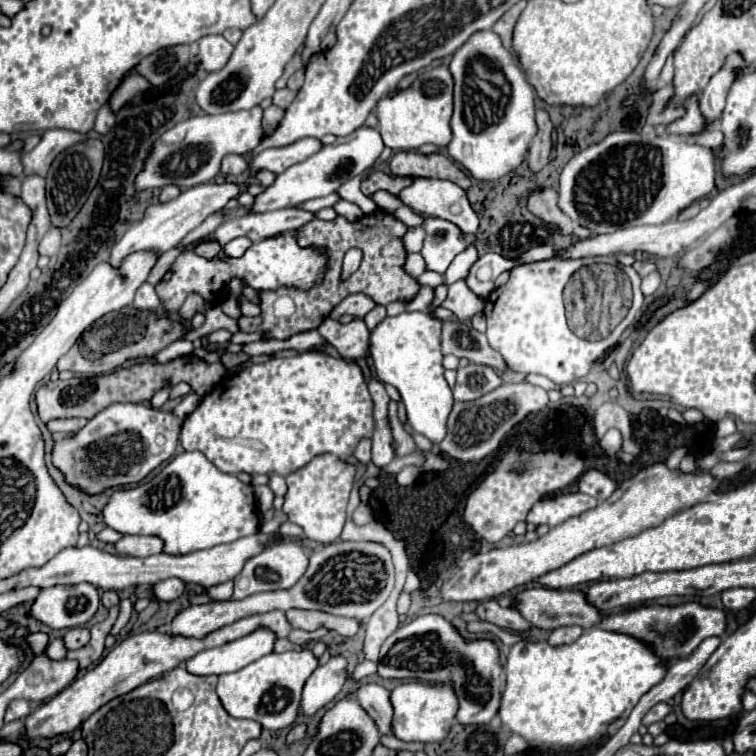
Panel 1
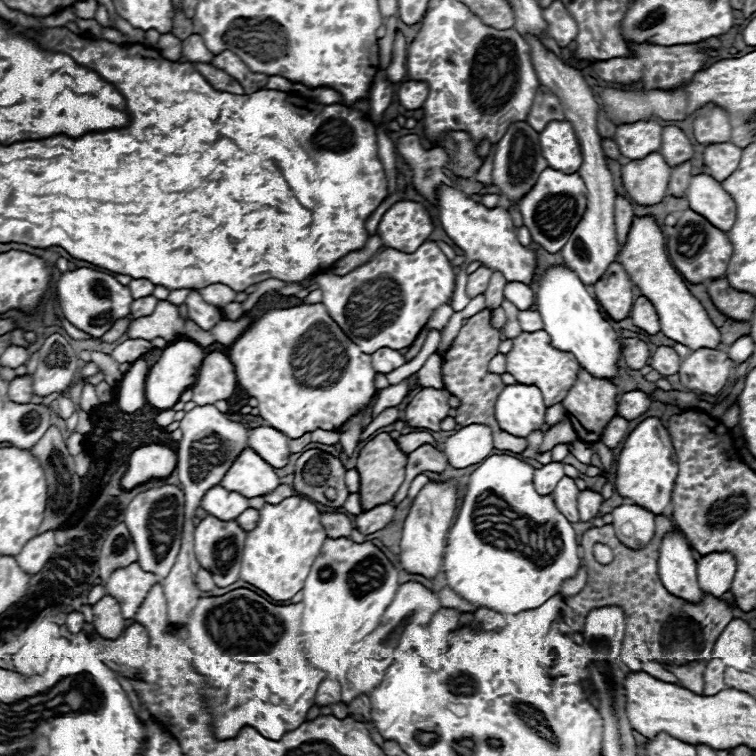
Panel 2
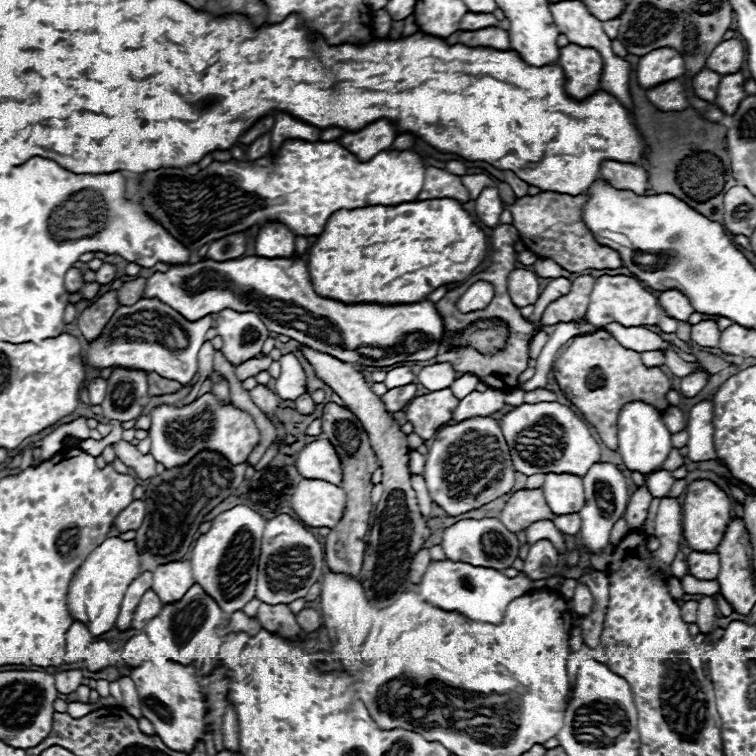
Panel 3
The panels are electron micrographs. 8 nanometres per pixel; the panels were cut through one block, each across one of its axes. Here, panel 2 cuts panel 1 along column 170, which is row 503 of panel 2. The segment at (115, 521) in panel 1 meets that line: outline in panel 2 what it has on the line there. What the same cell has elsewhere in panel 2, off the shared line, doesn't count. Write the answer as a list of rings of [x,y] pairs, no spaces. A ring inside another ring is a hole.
[[[494,454],[494,456],[488,456],[468,478],[468,484],[466,484],[466,494],[462,498],[462,504],[458,508],[458,514],[456,514],[456,520],[454,524],[450,526],[448,530],[448,536],[446,536],[446,550],[444,550],[444,572],[446,572],[446,582],[448,586],[460,596],[464,598],[466,602],[470,602],[472,606],[476,608],[490,608],[506,618],[514,618],[516,614],[520,612],[526,612],[526,610],[534,610],[538,606],[542,606],[548,598],[556,596],[564,584],[564,580],[572,578],[578,570],[578,540],[576,540],[576,532],[572,528],[572,524],[560,514],[560,510],[556,508],[554,500],[550,494],[546,496],[540,496],[536,490],[534,490],[534,484],[532,484],[532,476],[534,476],[534,468],[524,462],[524,460],[518,460],[514,456],[508,456],[508,454]]]

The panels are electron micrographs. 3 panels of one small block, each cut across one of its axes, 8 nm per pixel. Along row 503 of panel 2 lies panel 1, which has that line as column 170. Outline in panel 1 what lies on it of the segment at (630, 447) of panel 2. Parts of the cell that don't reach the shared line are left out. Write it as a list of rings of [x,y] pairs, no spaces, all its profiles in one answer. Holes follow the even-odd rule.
[[[250,616],[250,618],[238,620],[230,626],[224,626],[220,630],[214,630],[212,634],[208,634],[208,638],[200,638],[200,640],[198,638],[172,638],[172,634],[166,634],[160,630],[146,630],[146,632],[128,636],[118,646],[114,646],[98,666],[94,666],[92,670],[86,670],[84,676],[76,678],[68,688],[64,688],[60,694],[56,694],[50,702],[46,702],[38,710],[34,710],[30,716],[26,716],[26,736],[28,738],[36,738],[36,736],[50,738],[56,734],[70,734],[72,730],[82,726],[82,722],[90,714],[94,714],[100,706],[104,706],[112,698],[118,698],[118,696],[146,684],[148,680],[158,678],[160,674],[176,668],[180,662],[186,662],[200,650],[216,648],[216,646],[222,646],[236,638],[242,638],[242,636],[250,634],[252,630],[256,630],[258,626],[260,626],[260,616]]]

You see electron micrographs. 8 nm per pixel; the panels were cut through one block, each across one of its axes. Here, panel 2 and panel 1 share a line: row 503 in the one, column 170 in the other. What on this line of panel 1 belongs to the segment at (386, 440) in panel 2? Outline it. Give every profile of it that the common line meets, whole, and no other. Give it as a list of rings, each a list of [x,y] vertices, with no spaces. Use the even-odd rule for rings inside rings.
[[[190,354],[190,356],[182,356],[182,358],[176,358],[166,364],[158,364],[158,362],[134,364],[130,368],[122,368],[112,374],[96,376],[96,378],[56,380],[56,382],[48,382],[38,388],[38,392],[36,392],[38,416],[42,422],[54,420],[54,418],[72,418],[72,416],[92,418],[96,412],[100,412],[102,408],[106,408],[114,402],[134,402],[134,404],[146,402],[164,386],[176,386],[180,382],[190,384],[198,396],[206,396],[206,376],[208,376],[208,392],[210,392],[218,384],[222,374],[224,374],[224,368],[220,362],[208,364],[206,360]]]

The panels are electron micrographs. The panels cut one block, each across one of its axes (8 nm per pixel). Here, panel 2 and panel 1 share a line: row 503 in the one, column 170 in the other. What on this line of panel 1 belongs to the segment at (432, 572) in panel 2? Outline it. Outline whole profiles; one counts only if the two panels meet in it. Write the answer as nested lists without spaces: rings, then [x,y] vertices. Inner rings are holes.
[[[112,404],[88,420],[74,436],[54,442],[52,464],[58,468],[68,486],[90,496],[108,488],[120,488],[142,482],[154,468],[172,458],[182,420],[172,412],[152,410],[148,404]]]

